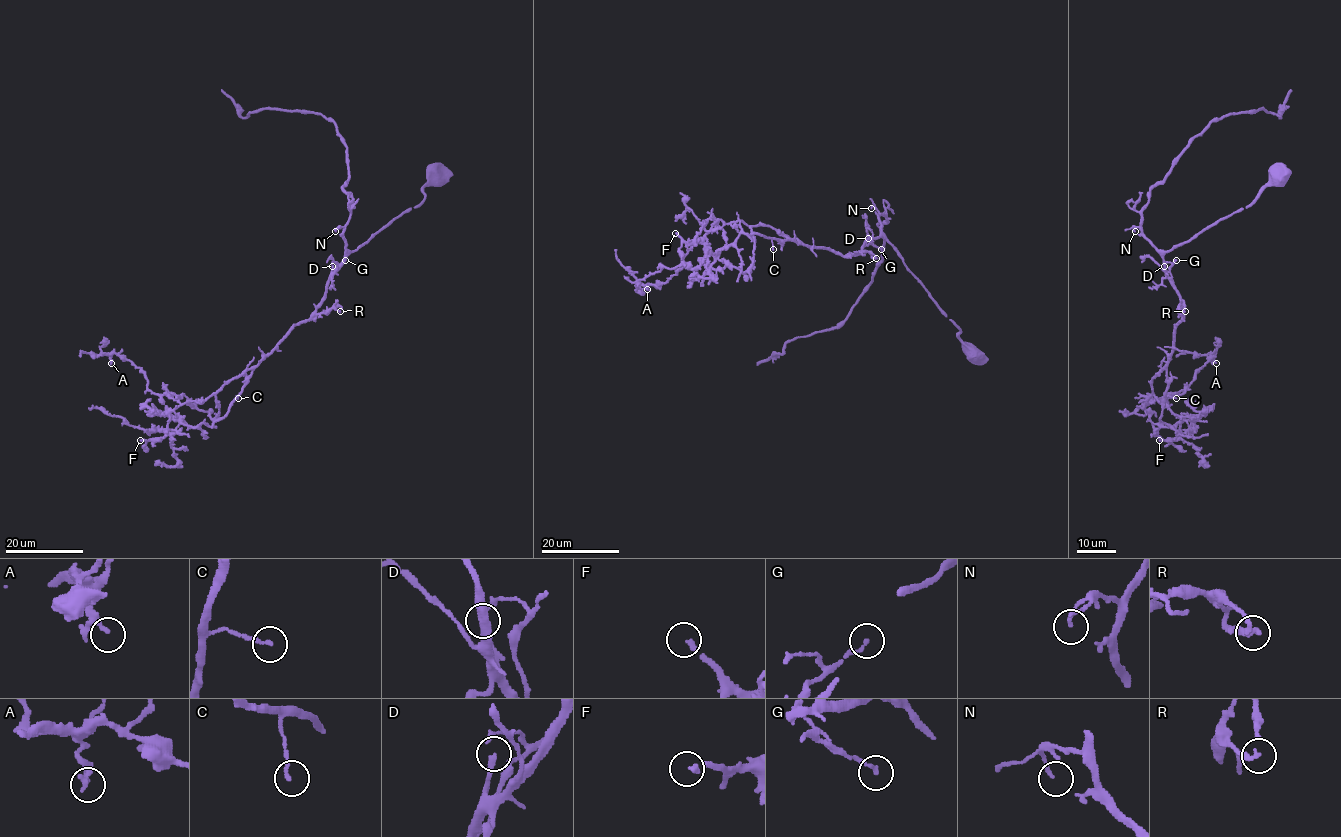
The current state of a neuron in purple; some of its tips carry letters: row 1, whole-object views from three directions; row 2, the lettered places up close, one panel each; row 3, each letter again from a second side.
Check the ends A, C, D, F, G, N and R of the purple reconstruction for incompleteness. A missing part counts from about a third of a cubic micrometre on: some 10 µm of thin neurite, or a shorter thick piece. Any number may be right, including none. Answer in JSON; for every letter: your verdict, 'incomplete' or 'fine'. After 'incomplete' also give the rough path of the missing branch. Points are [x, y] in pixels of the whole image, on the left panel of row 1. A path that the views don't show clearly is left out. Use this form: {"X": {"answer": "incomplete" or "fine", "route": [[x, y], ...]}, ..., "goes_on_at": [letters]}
{"A": {"answer": "fine"}, "C": {"answer": "fine"}, "D": {"answer": "fine"}, "F": {"answer": "incomplete", "route": [[140, 440], [134, 442], [131, 460]]}, "G": {"answer": "fine"}, "N": {"answer": "fine"}, "R": {"answer": "fine"}, "goes_on_at": ["F"]}

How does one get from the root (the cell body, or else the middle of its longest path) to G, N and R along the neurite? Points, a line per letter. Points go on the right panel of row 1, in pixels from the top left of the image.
G: (1283, 175), (1276, 176), (1251, 204), (1167, 250), (1163, 255), (1163, 266), (1170, 277), (1170, 268), (1176, 260)
N: (1283, 175), (1276, 176), (1251, 204), (1169, 250), (1159, 251), (1139, 228), (1133, 227), (1135, 231)
R: (1283, 175), (1276, 176), (1251, 204), (1164, 253), (1164, 271), (1180, 298), (1179, 312), (1178, 308), (1185, 311)

